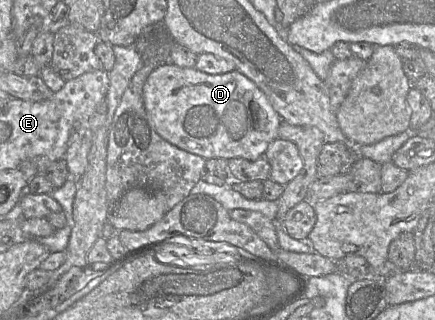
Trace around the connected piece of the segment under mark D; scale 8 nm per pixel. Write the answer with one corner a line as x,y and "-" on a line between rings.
165,62
157,65
145,81
143,99
155,130
163,139
205,160
257,160
264,156
269,145
278,138
280,116
256,84
237,70
224,74
207,74
195,67
183,68

